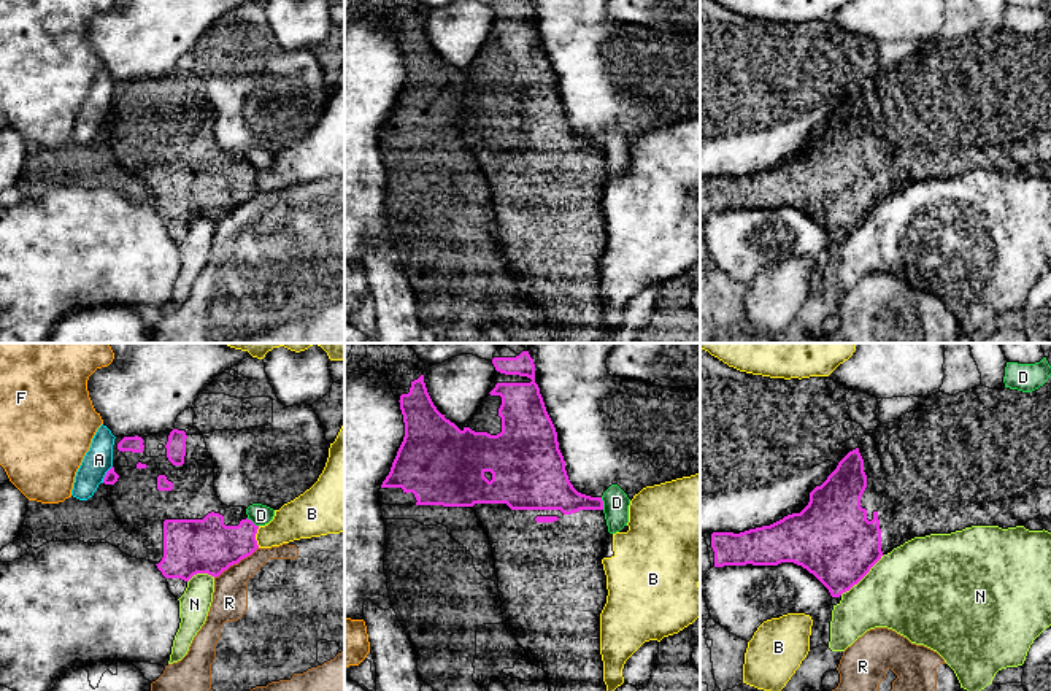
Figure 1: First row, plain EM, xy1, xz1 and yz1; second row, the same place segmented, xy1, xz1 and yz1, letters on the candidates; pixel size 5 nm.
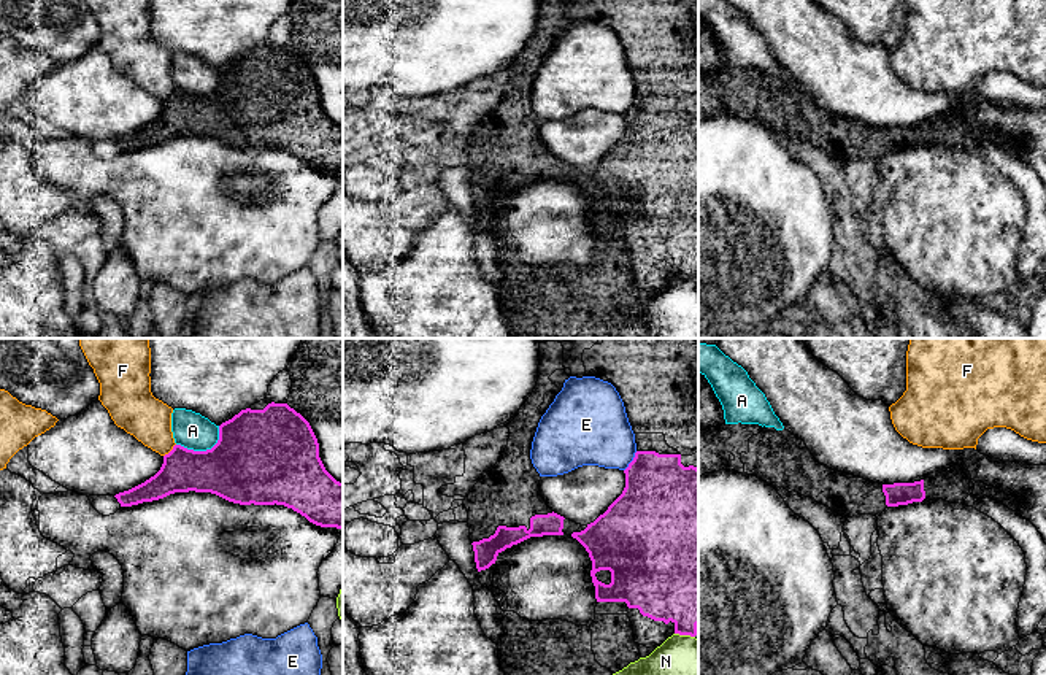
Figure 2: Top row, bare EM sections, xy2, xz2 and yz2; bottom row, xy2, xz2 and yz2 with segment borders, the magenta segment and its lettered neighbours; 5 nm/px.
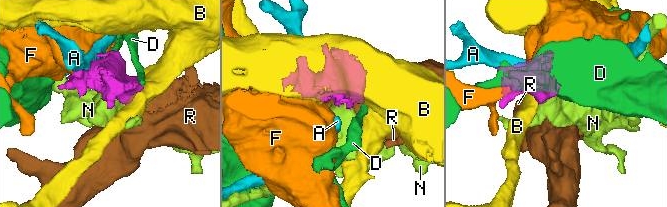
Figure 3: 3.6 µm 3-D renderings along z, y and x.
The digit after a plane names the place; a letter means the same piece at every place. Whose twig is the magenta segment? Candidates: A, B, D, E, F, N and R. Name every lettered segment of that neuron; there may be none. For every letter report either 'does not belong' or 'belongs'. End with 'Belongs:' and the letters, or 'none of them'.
A: does not belong
B: does not belong
D: does not belong
E: does not belong
F: does not belong
N: does not belong
R: does not belong
Belongs: none of them

